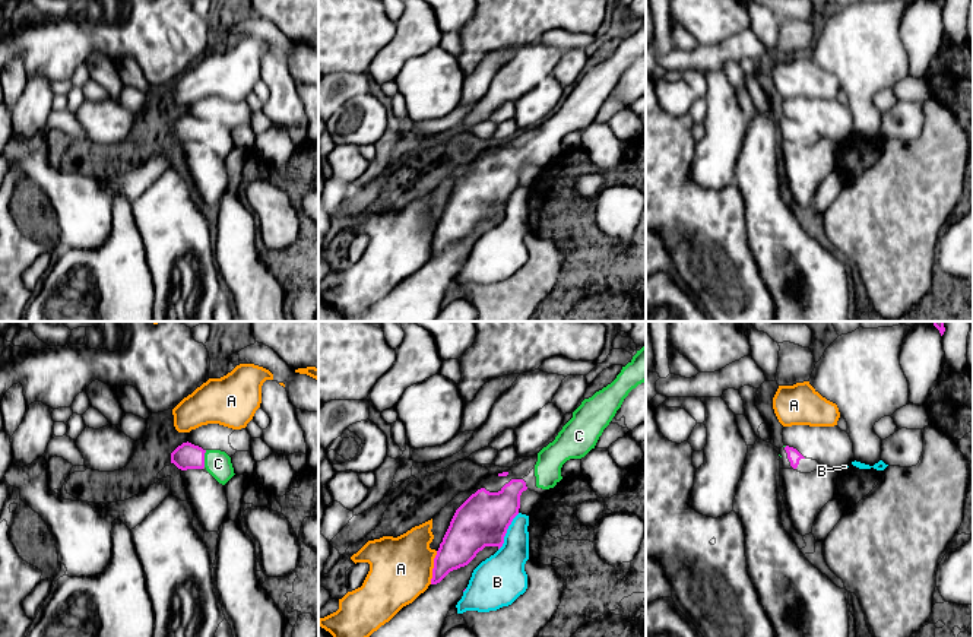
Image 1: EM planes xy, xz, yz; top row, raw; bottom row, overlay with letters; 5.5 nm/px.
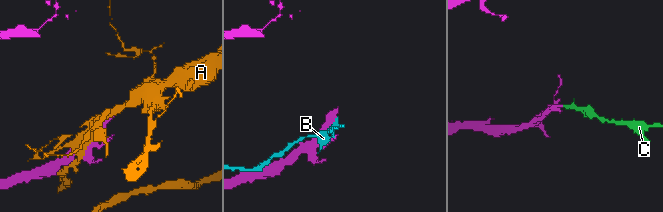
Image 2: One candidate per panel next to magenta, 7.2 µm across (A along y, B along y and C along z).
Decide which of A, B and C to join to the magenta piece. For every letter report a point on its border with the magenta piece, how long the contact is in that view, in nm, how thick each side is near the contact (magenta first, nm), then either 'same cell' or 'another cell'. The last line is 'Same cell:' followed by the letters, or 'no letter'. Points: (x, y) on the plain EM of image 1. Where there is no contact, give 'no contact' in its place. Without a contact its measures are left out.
A: contact xz (434, 240); length 190 nm; calibres 220 and 360 nm; another cell
B: contact xz (506, 205); length 240 nm; calibres 280 and 260 nm; another cell
C: contact xy (203, 132); length 100 nm; calibres 140 and 140 nm; same cell
Same cell: C

